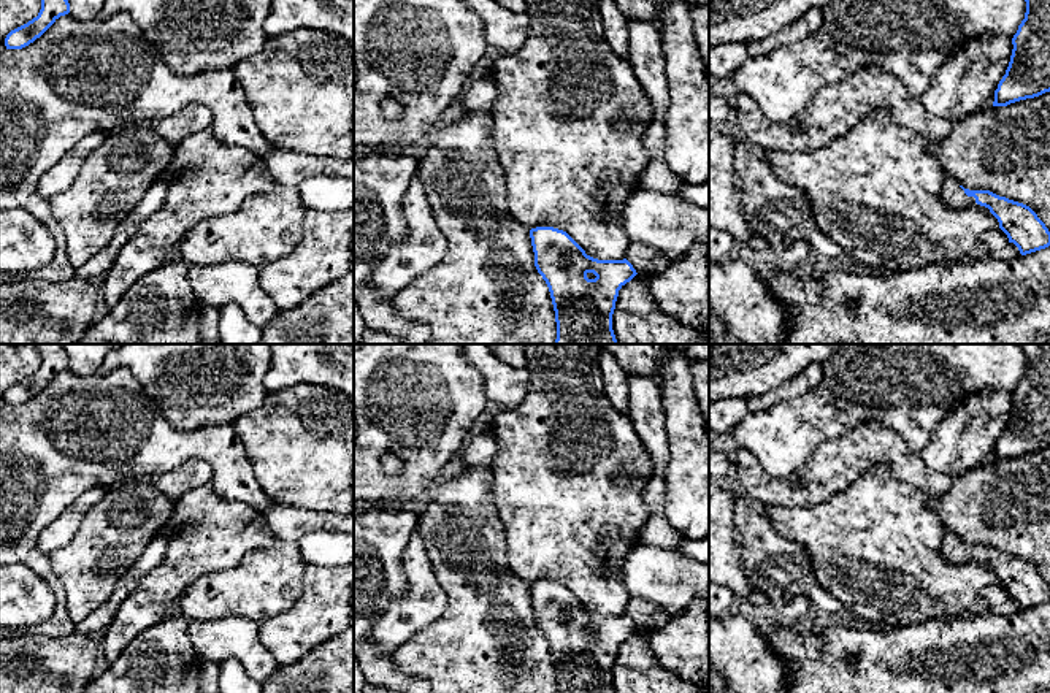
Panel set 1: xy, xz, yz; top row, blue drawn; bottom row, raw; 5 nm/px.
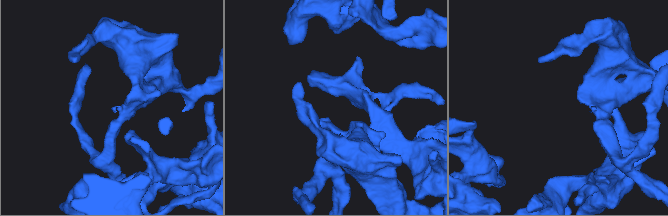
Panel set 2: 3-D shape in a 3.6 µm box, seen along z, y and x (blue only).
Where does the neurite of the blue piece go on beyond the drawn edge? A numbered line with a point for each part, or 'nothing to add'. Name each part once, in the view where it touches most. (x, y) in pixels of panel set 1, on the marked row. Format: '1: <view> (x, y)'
1: yz (952, 194)

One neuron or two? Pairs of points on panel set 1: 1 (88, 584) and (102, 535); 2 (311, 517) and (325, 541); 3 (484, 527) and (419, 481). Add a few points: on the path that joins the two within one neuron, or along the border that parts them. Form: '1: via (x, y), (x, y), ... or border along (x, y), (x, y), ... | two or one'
1: via (88, 571), (102, 547) | one
2: border along (337, 530), (310, 532), (297, 543) | two
3: border along (433, 482), (416, 505) | two

